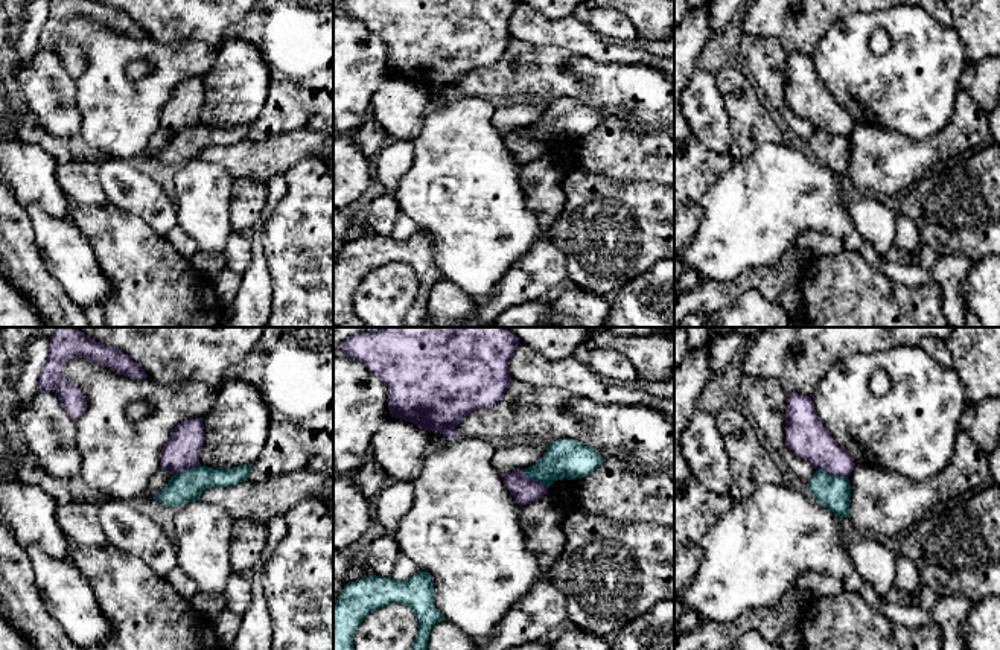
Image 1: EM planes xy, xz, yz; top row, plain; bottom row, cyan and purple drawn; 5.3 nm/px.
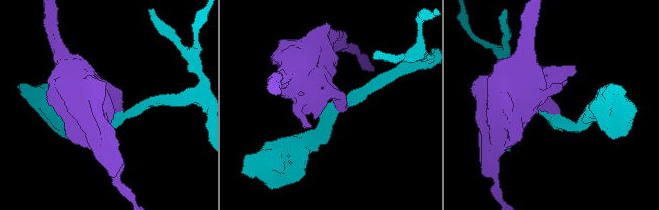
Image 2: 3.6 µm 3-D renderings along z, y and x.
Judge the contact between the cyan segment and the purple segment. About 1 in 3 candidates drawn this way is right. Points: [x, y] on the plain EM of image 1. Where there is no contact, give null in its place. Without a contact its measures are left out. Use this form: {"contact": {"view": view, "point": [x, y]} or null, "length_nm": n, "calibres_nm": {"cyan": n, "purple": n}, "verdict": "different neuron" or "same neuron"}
{"contact": {"view": "yz", "point": [831, 134]}, "length_nm": 180, "calibres_nm": {"cyan": 180, "purple": 220}, "verdict": "different neuron"}

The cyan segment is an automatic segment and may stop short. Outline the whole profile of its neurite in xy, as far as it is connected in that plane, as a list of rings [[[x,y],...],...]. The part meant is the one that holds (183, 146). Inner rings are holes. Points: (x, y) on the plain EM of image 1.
[[[242,123],[233,128],[213,128],[195,125],[170,135],[167,143],[152,157],[164,166],[184,164],[201,160],[201,152],[210,146],[228,146],[245,140],[251,123]]]

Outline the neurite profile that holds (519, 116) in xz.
[[[514,105],[510,108],[495,110],[492,123],[498,134],[511,131],[513,128],[527,128],[536,123],[546,111],[546,105]]]

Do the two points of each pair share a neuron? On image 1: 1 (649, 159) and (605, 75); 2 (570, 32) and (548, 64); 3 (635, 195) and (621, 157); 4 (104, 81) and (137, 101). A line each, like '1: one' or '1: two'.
1: two
2: two
3: two
4: one

